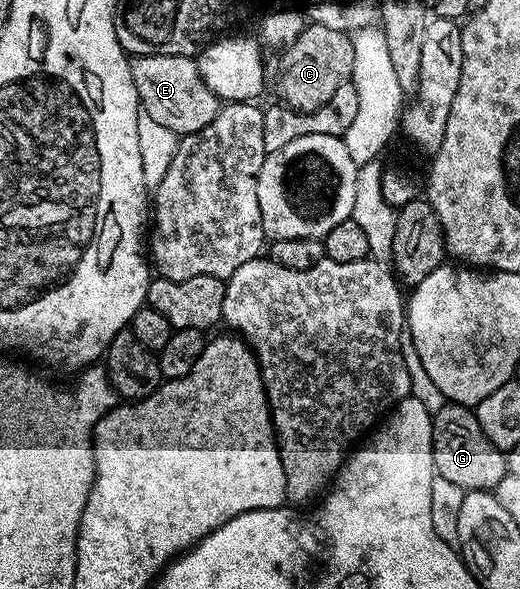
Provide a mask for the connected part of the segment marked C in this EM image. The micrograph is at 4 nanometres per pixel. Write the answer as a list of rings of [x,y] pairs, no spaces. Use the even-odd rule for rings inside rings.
[[[315,21],[305,26],[292,46],[283,52],[280,59],[280,76],[276,79],[276,91],[289,111],[313,111],[338,93],[343,83],[349,82],[354,69],[353,36],[347,31],[330,29]]]

